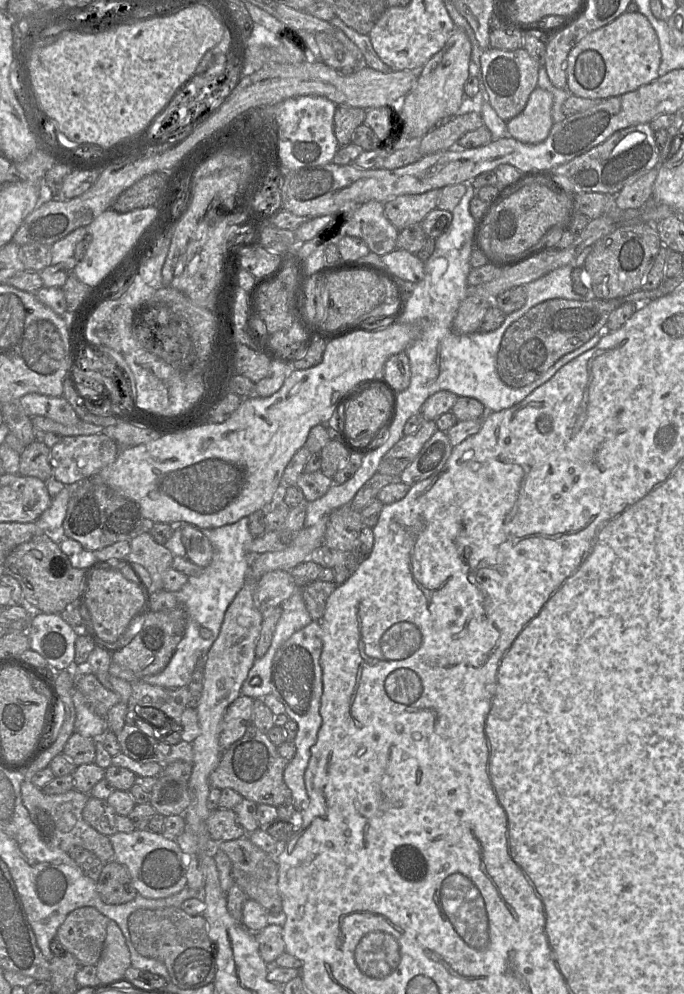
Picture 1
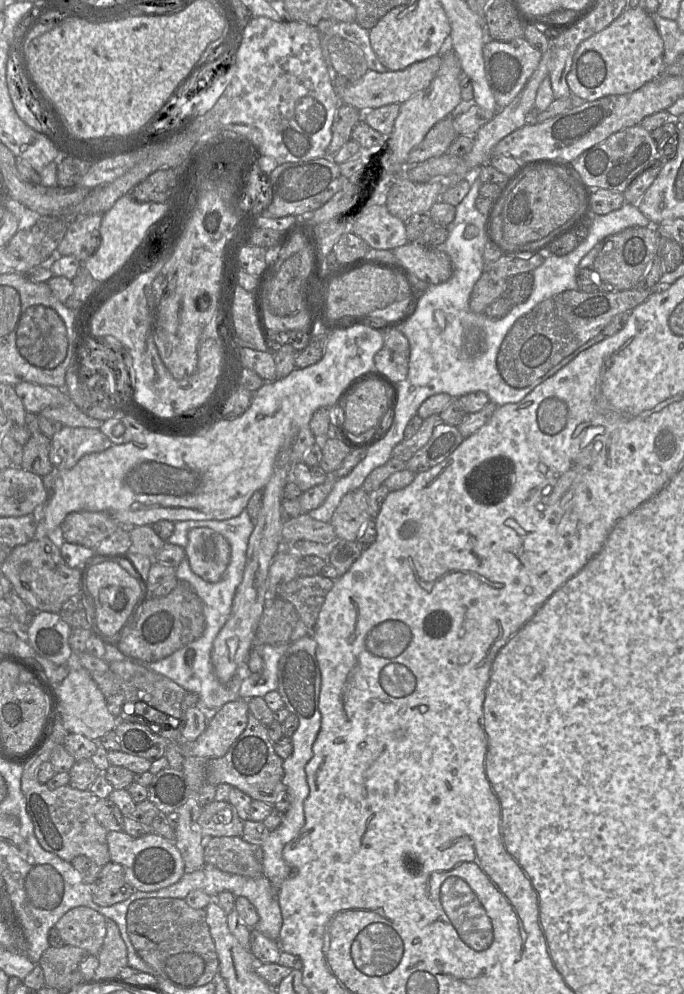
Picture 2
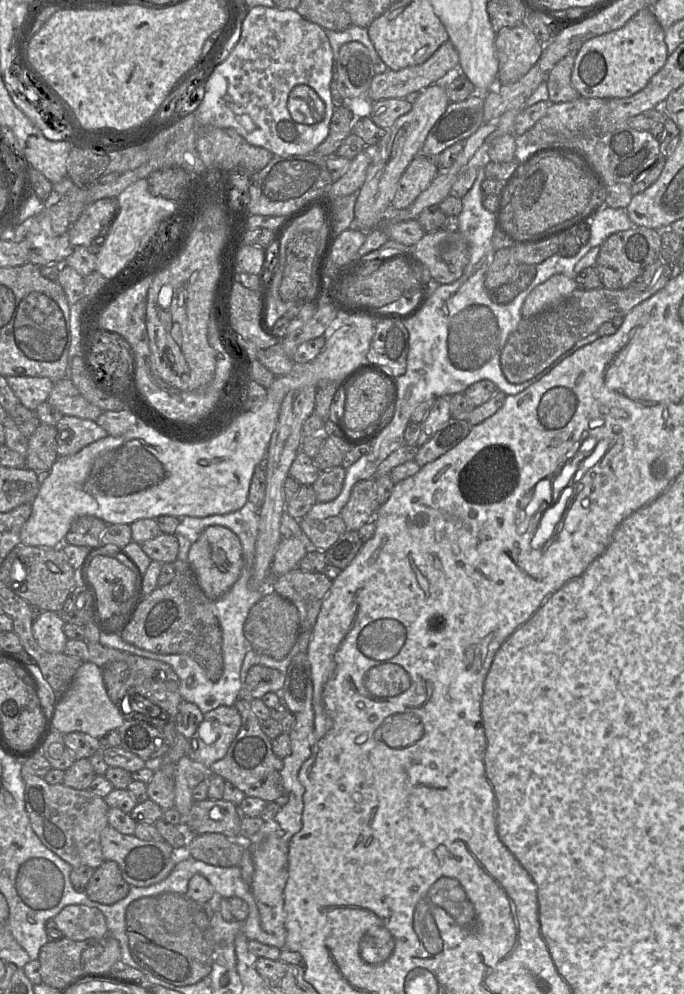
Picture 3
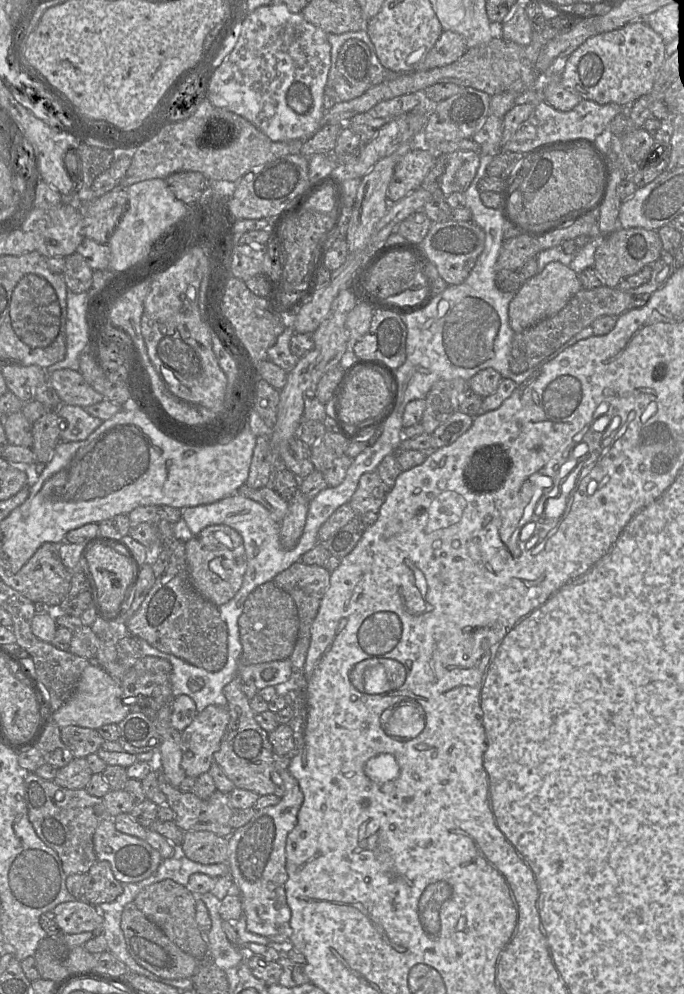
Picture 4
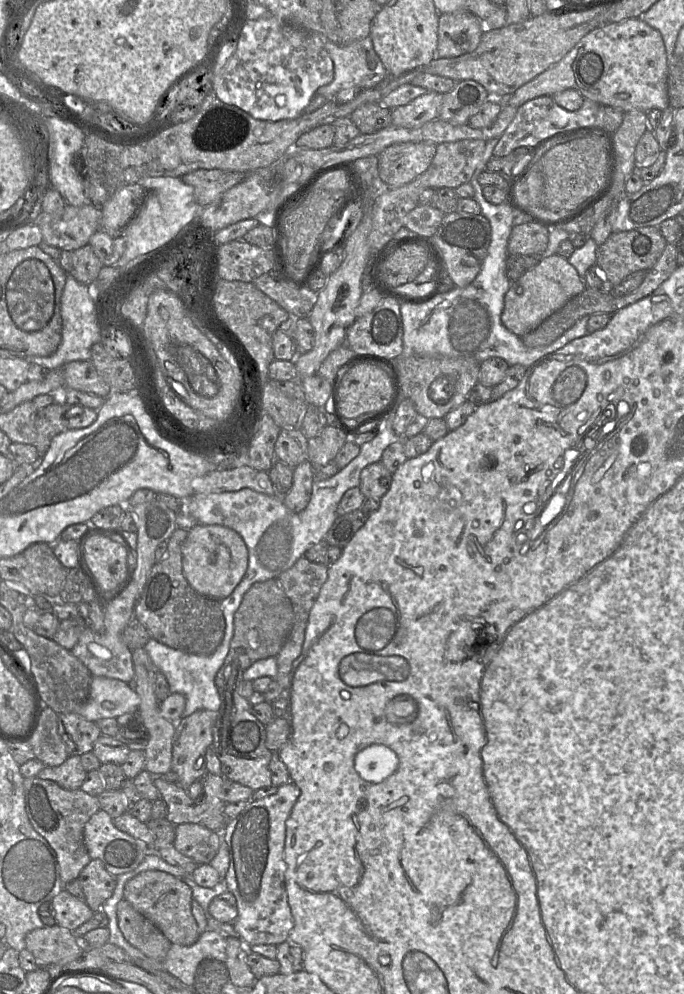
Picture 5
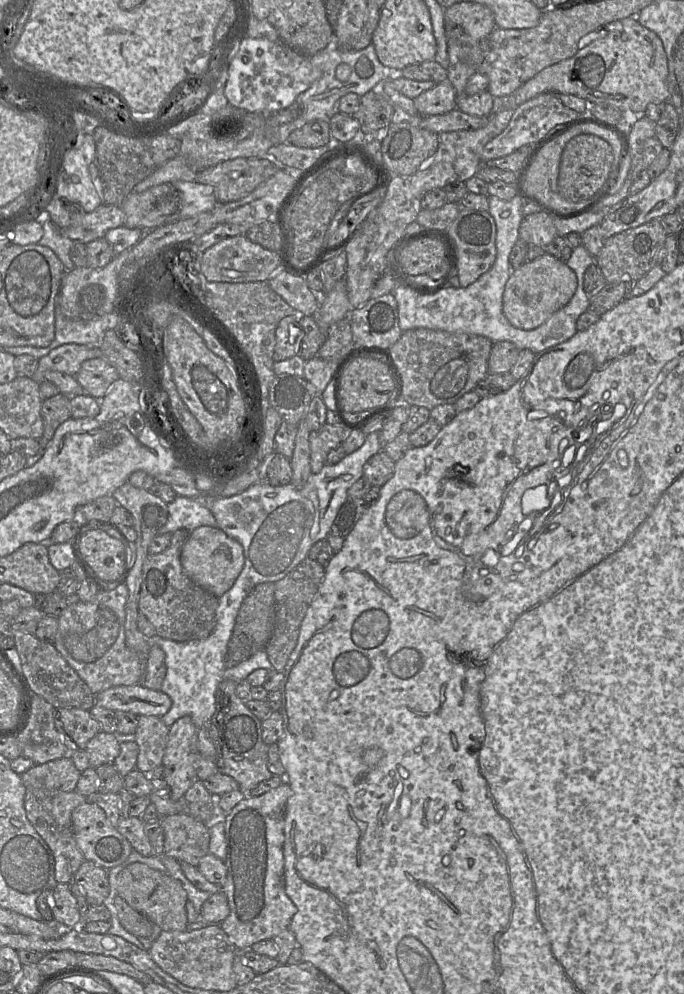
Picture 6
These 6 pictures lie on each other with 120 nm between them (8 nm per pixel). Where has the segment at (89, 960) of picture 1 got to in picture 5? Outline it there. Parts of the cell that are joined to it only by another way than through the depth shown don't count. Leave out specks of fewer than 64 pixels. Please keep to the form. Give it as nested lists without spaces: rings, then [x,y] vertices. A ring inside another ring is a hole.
[[[63,889],[52,900],[57,925],[74,931],[94,914],[84,899],[77,898]]]

